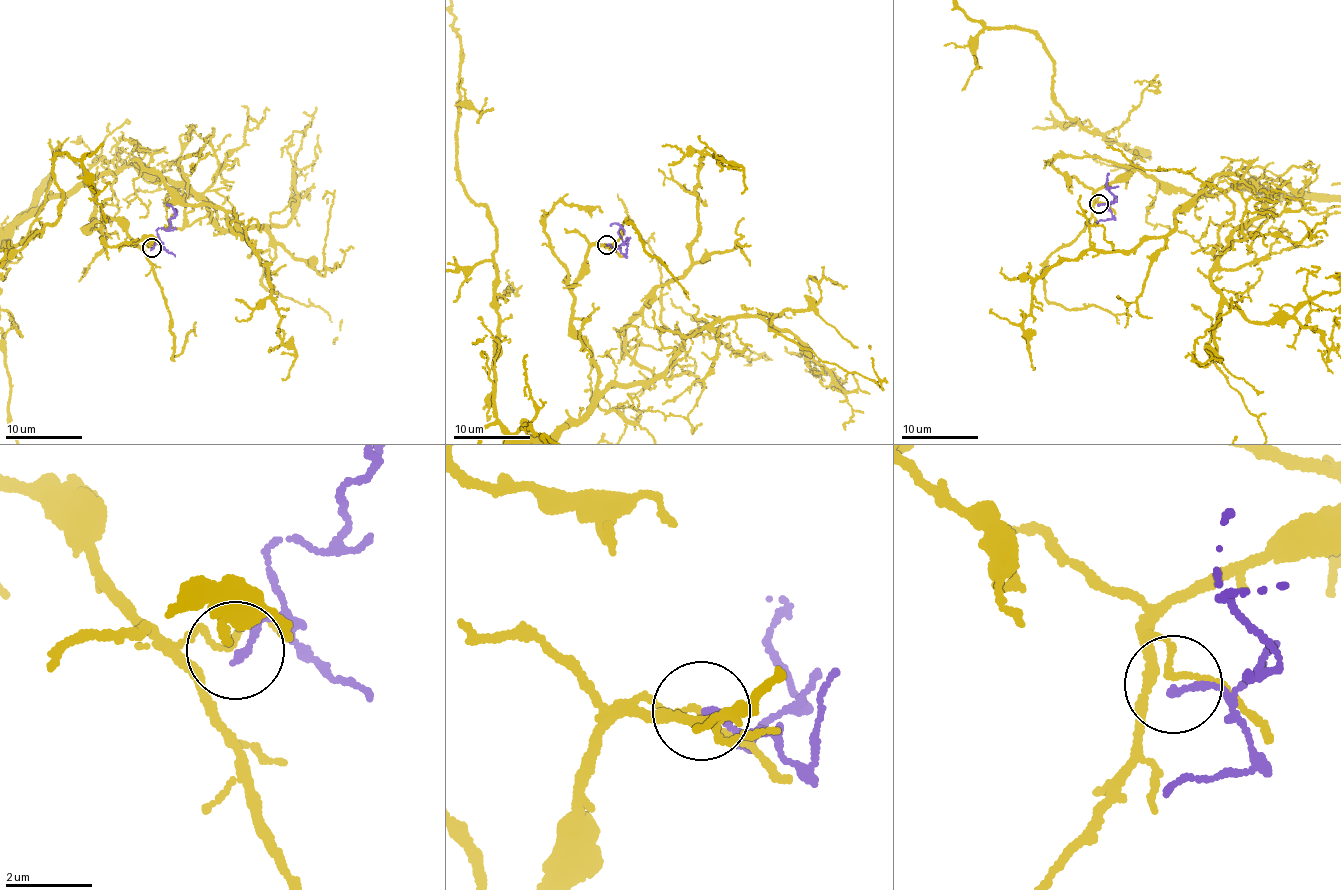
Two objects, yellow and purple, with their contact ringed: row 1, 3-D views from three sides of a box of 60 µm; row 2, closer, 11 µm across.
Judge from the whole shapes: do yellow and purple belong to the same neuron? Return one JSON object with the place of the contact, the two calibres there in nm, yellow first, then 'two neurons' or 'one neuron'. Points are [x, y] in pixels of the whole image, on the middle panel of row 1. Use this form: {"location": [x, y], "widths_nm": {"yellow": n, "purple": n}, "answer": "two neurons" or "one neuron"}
{"location": [606, 244], "widths_nm": {"yellow": 110, "purple": 160}, "answer": "two neurons"}

